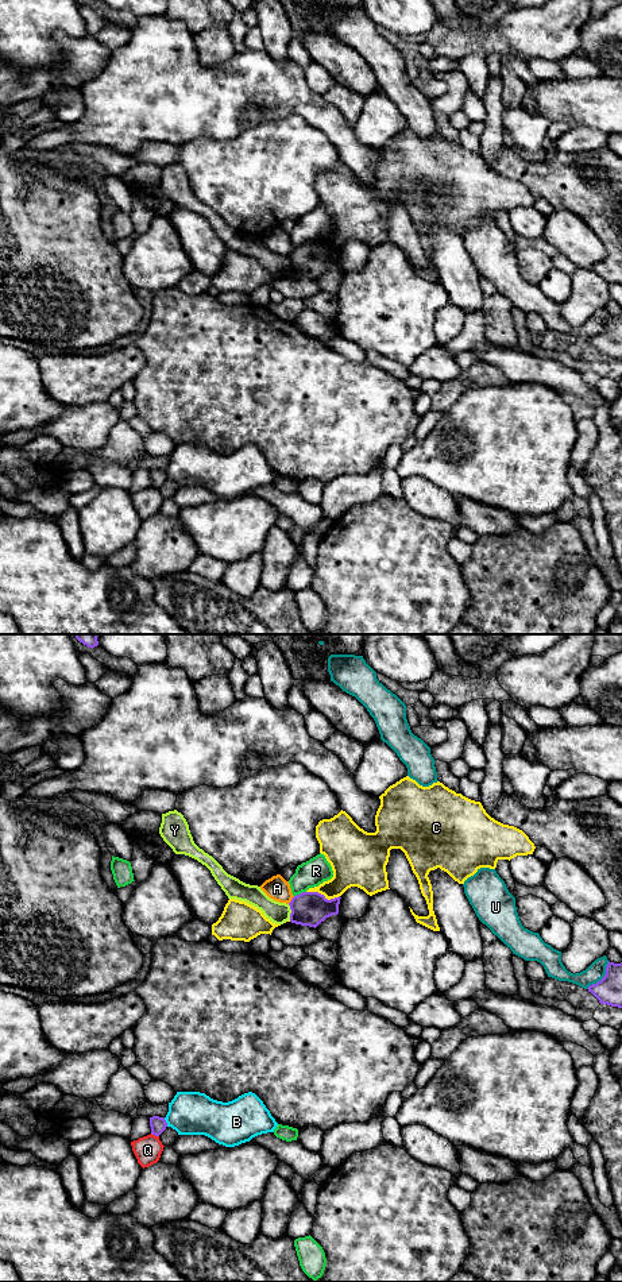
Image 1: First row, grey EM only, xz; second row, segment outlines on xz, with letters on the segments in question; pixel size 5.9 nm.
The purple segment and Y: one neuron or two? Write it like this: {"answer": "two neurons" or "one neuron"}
{"answer": "two neurons"}

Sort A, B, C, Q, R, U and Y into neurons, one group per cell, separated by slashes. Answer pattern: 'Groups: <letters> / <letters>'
Groups: A / B / C / Q / R / U / Y

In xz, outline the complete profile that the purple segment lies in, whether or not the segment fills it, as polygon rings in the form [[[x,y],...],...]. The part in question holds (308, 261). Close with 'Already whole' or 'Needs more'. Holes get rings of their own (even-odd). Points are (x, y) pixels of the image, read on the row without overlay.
[[[302,244],[289,255],[290,274],[316,281],[327,270],[339,266],[340,251],[339,248],[328,252],[318,244]]]. Already whole

